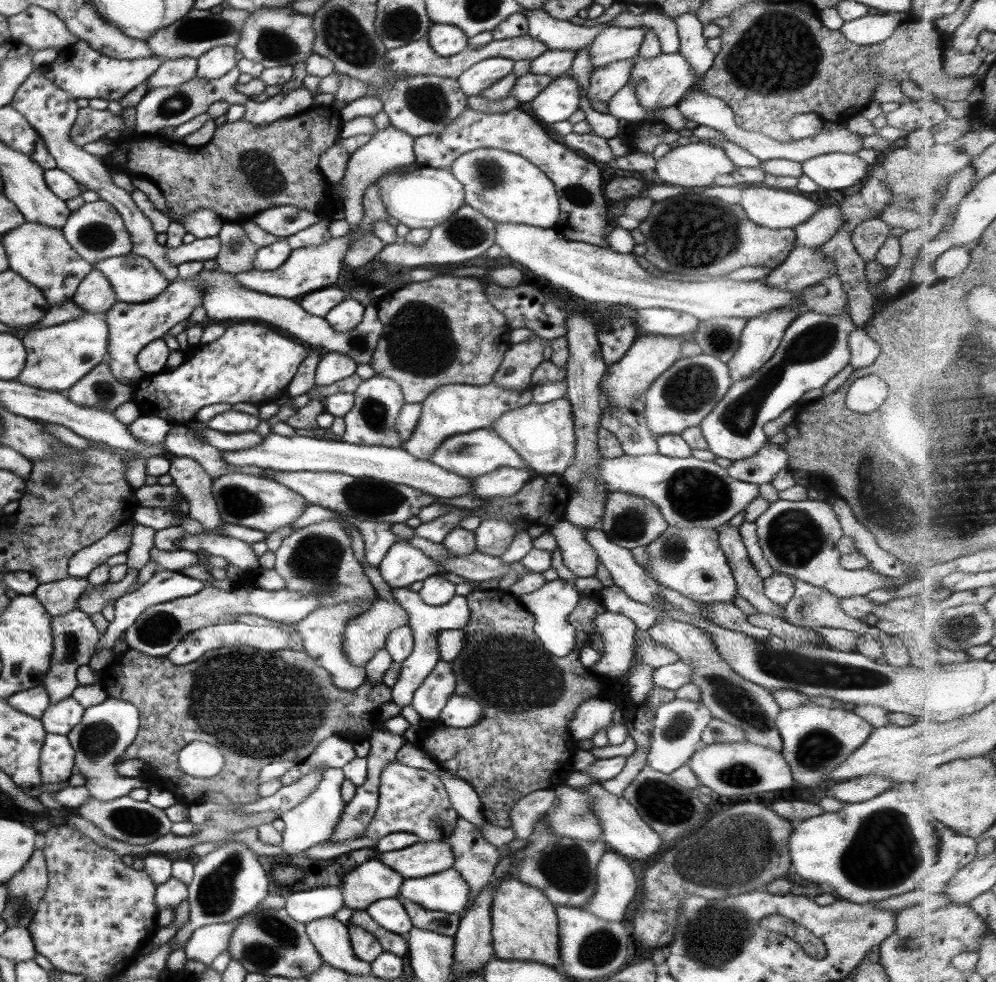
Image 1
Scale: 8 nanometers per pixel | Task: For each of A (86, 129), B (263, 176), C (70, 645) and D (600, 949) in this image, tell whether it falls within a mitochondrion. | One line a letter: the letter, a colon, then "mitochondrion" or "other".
A: mitochondrion
B: mitochondrion
C: mitochondrion
D: mitochondrion

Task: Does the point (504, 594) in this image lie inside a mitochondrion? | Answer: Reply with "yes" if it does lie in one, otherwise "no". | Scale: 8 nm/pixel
no

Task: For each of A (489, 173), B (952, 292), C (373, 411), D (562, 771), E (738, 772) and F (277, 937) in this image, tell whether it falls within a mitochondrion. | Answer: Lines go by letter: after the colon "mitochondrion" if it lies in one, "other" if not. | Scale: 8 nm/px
A: mitochondrion
B: other
C: mitochondrion
D: other
E: mitochondrion
F: mitochondrion

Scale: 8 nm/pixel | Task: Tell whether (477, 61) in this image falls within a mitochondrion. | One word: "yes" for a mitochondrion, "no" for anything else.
no

